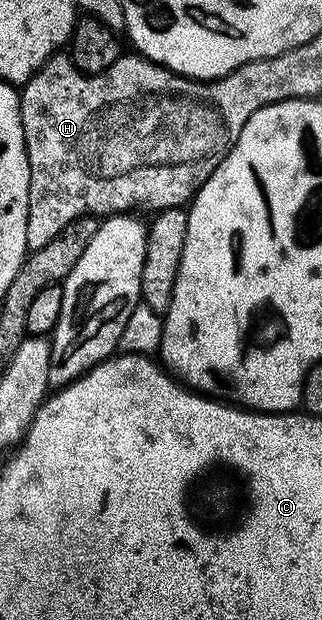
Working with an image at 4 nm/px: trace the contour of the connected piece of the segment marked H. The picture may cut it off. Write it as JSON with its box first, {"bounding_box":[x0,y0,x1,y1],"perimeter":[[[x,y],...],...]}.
{"bounding_box":[19,72,220,246],"perimeter":[[[35,72],[19,89],[20,121],[24,131],[24,145],[28,151],[30,166],[30,190],[28,191],[28,221],[26,222],[26,242],[46,246],[50,238],[57,236],[67,224],[80,216],[107,218],[131,213],[132,208],[178,208],[191,201],[197,187],[207,180],[208,175],[220,164],[218,158],[202,158],[192,162],[166,162],[162,168],[126,168],[116,174],[100,172],[94,162],[84,152],[98,152],[100,144],[110,146],[112,126],[106,126],[102,114],[90,114],[84,110],[80,100],[68,96],[68,88],[46,88],[42,86],[42,74]]]}

